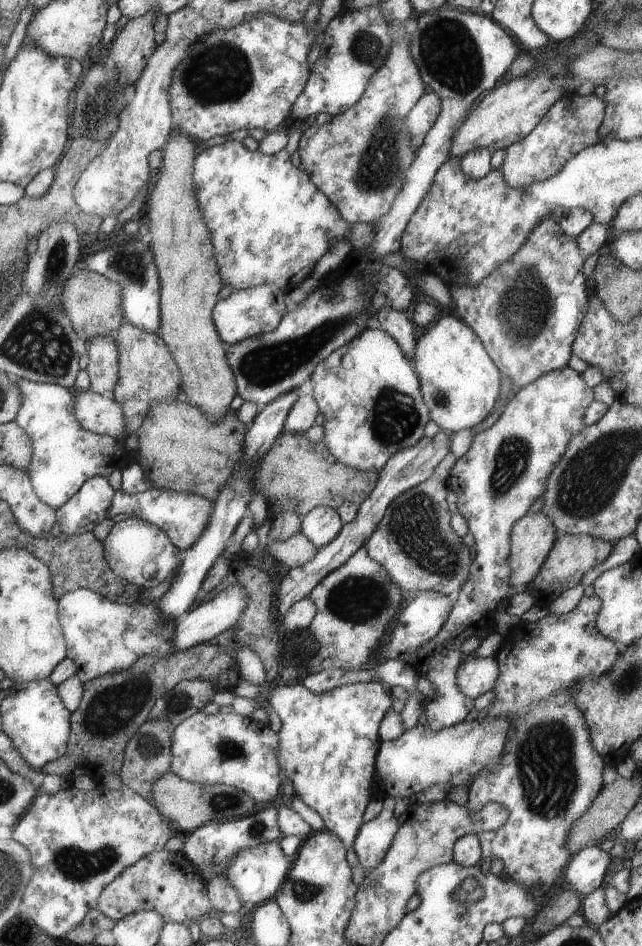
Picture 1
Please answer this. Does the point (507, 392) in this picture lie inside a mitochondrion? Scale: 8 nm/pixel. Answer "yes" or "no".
no

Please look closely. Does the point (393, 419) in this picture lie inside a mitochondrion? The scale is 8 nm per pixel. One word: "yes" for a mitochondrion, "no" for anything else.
yes

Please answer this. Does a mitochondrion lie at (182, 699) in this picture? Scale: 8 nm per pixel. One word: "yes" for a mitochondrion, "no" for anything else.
yes

